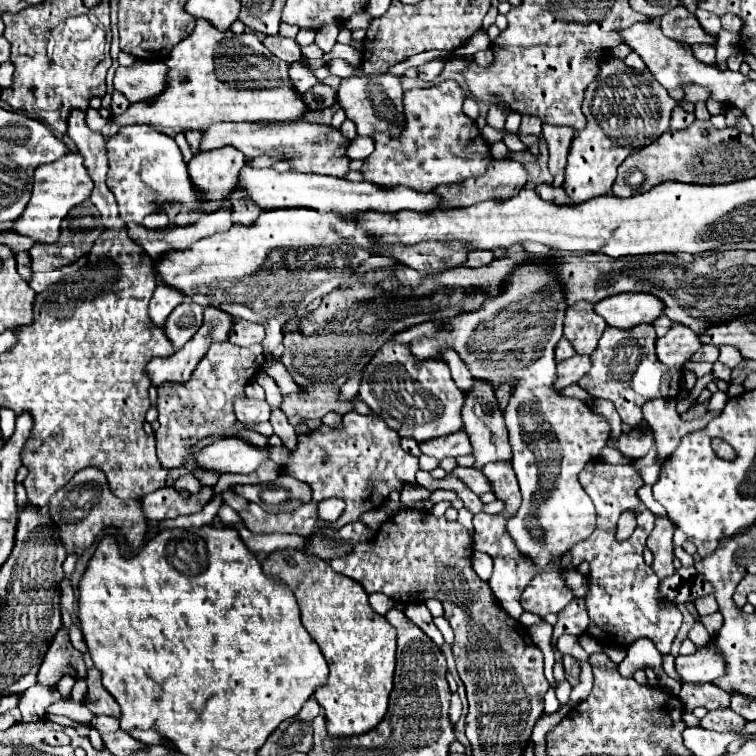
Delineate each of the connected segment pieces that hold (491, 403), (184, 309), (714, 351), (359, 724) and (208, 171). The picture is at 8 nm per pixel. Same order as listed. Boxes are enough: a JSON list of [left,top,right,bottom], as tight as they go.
[[463,379,511,471],[165,299,203,349],[691,345,719,363],[263,549,395,737],[189,145,245,211]]

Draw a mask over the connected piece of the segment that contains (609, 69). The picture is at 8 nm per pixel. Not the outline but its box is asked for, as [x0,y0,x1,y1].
[563,59,677,203]

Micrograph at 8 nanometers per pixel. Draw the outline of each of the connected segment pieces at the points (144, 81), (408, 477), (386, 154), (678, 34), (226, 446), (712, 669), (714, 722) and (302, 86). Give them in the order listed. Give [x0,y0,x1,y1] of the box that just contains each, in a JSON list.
[[115,61,167,103],[239,411,419,537],[361,81,491,191],[659,5,717,47],[197,437,271,473],[675,641,725,683],[701,707,747,731],[289,61,317,93]]

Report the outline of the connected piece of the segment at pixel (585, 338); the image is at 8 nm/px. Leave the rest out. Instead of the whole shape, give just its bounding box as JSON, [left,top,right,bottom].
[565,301,607,355]

